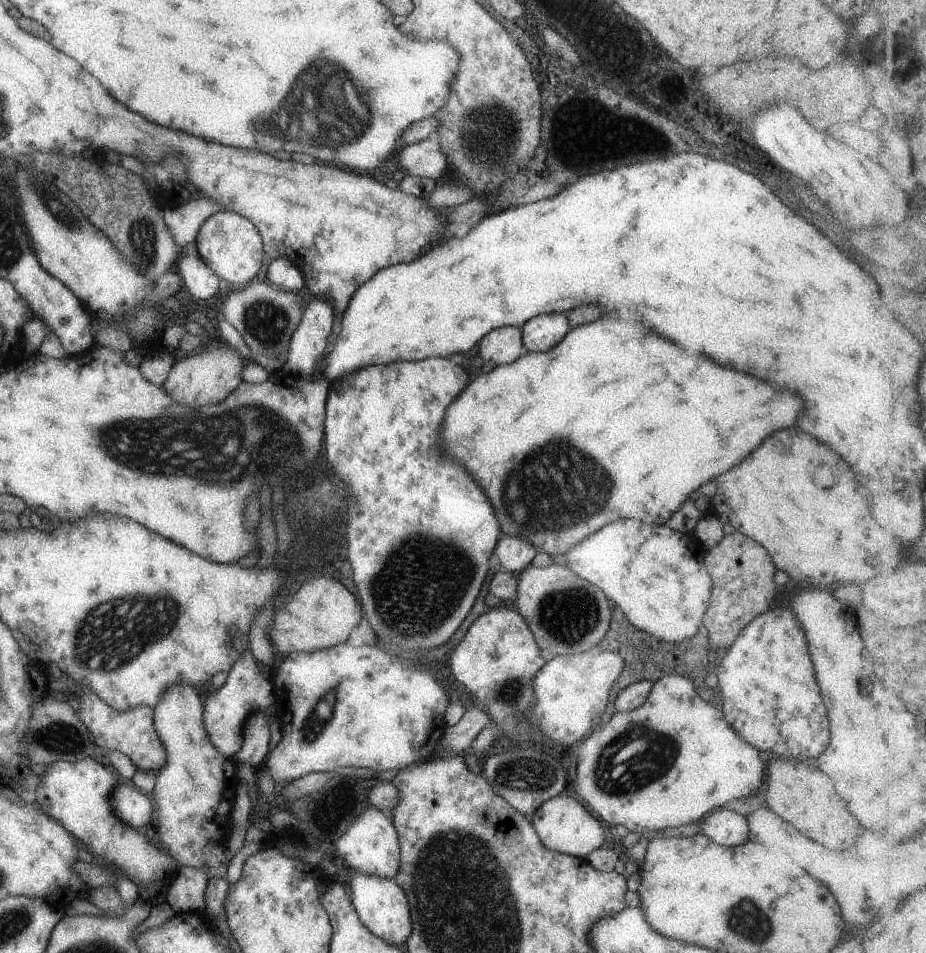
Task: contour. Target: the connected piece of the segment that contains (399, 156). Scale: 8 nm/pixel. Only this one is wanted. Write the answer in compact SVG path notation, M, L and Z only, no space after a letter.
M427 137L399 146L396 151L395 162L407 175L438 180L448 169L439 145Z

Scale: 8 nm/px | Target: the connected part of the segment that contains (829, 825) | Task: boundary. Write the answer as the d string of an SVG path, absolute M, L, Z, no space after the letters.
M777 757L767 765L765 786L766 806L809 840L831 850L845 850L861 834L861 826L835 794L831 778L827 778L818 768L807 768L807 764L798 758Z

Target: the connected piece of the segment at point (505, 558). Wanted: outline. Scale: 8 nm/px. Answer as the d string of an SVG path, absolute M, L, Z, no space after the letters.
M503 535L493 547L492 554L497 556L501 570L512 572L517 576L531 564L533 556L539 551L528 542L512 535Z

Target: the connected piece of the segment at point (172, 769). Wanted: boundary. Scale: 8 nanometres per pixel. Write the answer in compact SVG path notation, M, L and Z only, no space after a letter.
M171 685L156 701L152 709L152 723L166 752L163 766L158 770L156 781L149 796L154 806L152 819L153 835L156 840L167 844L167 852L181 867L202 869L208 879L225 878L227 860L224 852L223 832L213 823L211 816L230 816L239 778L233 760L221 754L212 744L202 721L202 710L198 689L191 685Z

